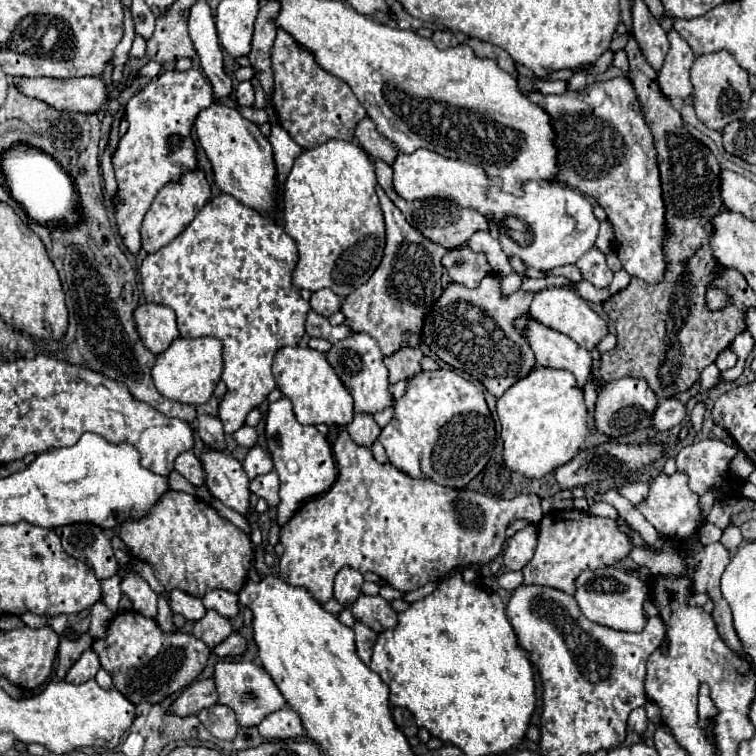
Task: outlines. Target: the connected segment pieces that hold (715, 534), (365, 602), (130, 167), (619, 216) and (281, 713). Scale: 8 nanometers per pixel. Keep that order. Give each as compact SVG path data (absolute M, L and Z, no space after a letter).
M705 522L701 528L699 528L699 540L703 544L711 544L711 542L717 542L721 538L721 530L709 522Z
M361 594L357 598L357 602L351 606L351 612L355 616L355 620L367 624L369 628L373 628L375 632L383 632L383 630L391 630L397 626L397 612L391 608L391 604L377 596L367 596Z
M195 68L185 72L163 72L129 100L125 108L129 128L113 152L119 196L119 200L113 202L113 208L119 234L131 254L137 254L141 250L139 230L157 192L169 182L179 182L185 172L197 170L195 142L191 134L193 122L197 114L211 104L213 90L205 74Z
M623 78L591 82L583 92L541 94L531 92L531 102L545 108L555 124L559 150L557 180L595 198L615 228L615 252L629 276L657 284L665 272L663 260L663 194L655 160L653 136L643 124L633 84Z
M289 706L269 714L261 724L259 724L259 734L267 740L279 738L297 738L303 734L303 722L299 718L299 714L295 710L291 710Z

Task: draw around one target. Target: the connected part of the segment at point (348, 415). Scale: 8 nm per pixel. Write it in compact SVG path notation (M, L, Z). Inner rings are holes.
M283 346L273 358L273 376L285 398L291 400L293 412L301 424L337 424L347 426L353 420L353 400L341 384L335 370L329 366L325 354L313 348Z

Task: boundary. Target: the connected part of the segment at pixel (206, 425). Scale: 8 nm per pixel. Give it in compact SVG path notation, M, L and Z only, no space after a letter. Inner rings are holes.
M207 414L199 416L197 418L197 434L213 450L225 450L227 448L223 424L221 424L219 418L213 418L213 416L207 416Z

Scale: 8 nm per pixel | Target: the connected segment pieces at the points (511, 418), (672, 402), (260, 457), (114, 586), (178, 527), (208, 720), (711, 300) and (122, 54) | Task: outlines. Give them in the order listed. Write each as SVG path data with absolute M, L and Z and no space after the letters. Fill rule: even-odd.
M535 366L535 372L515 382L499 400L497 414L501 420L501 438L505 444L503 460L505 464L523 474L525 478L541 478L555 468L567 464L581 448L587 436L587 408L583 404L583 392L575 384L575 376L569 370L555 370L545 366Z
M665 398L659 402L655 414L653 414L653 426L657 430L669 430L685 418L685 404L681 404L677 398Z
M253 446L245 460L243 460L243 468L249 476L249 480L261 476L261 474L267 474L273 470L273 460L271 460L271 454L267 450L263 450L261 446Z
M111 576L107 580L101 580L101 600L103 604L115 614L117 612L117 602L121 598L121 588L119 588L119 576Z
M169 490L141 520L123 522L119 536L133 558L153 568L167 592L181 590L195 598L203 598L205 592L215 588L239 592L253 558L249 534L221 518L217 510L201 498L175 490Z
M215 704L211 708L201 710L197 716L215 738L219 738L219 740L233 740L235 738L237 720L235 720L235 712L229 706Z
M709 286L709 290L707 290L707 304L709 304L709 308L711 310L719 310L719 308L723 308L725 302L727 302L727 294L721 288Z
M125 8L125 34L123 34L123 40L117 44L113 60L111 60L111 64L113 64L113 74L111 74L113 86L119 86L119 82L123 80L123 68L125 68L125 62L129 58L129 50L131 50L133 38L135 38L135 28L133 28L131 10Z

